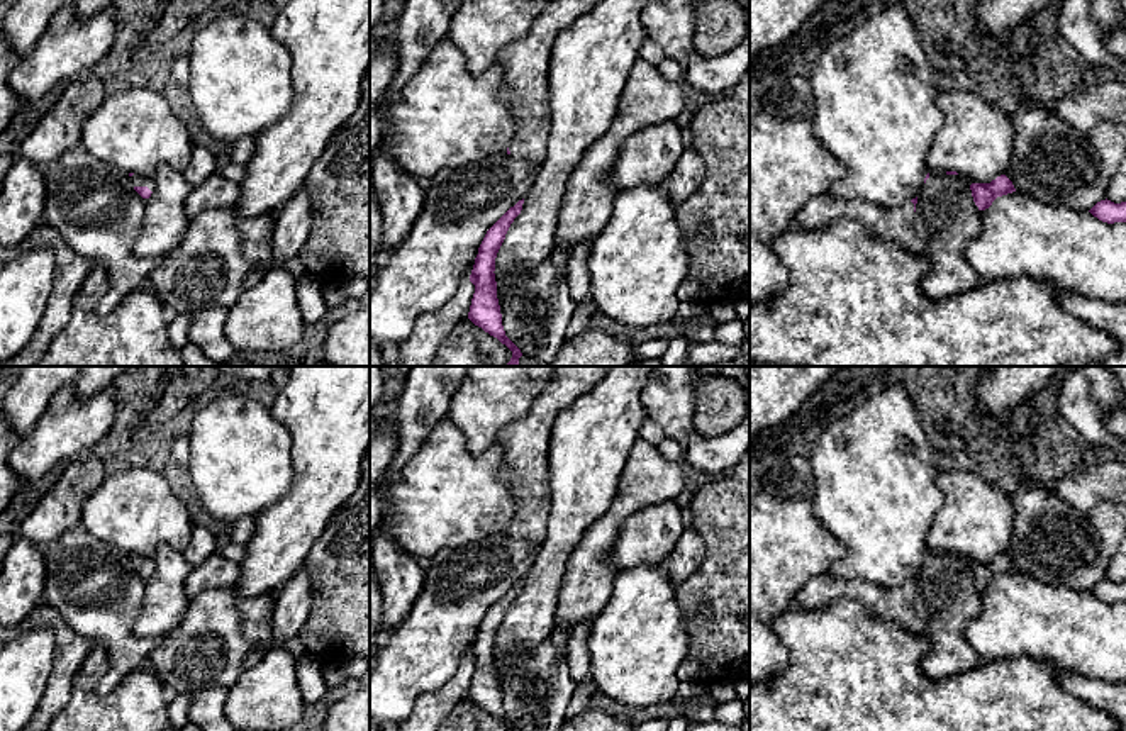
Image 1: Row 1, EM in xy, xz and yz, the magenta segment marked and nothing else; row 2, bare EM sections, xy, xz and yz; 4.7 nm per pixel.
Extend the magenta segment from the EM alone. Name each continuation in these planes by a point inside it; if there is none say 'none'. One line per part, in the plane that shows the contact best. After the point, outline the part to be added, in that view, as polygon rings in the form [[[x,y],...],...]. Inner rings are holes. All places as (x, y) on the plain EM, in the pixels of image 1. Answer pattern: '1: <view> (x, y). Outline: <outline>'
1: xy (136, 560). Outline: [[[132,555],[131,563],[132,566],[148,566],[151,572],[154,568],[153,558],[148,556]]]

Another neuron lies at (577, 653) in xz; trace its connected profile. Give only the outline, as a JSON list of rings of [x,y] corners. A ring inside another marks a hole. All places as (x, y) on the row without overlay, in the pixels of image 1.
[[[582,622],[573,629],[566,645],[566,663],[573,680],[573,689],[577,689],[590,675],[590,655],[587,648],[590,631],[592,622]]]

